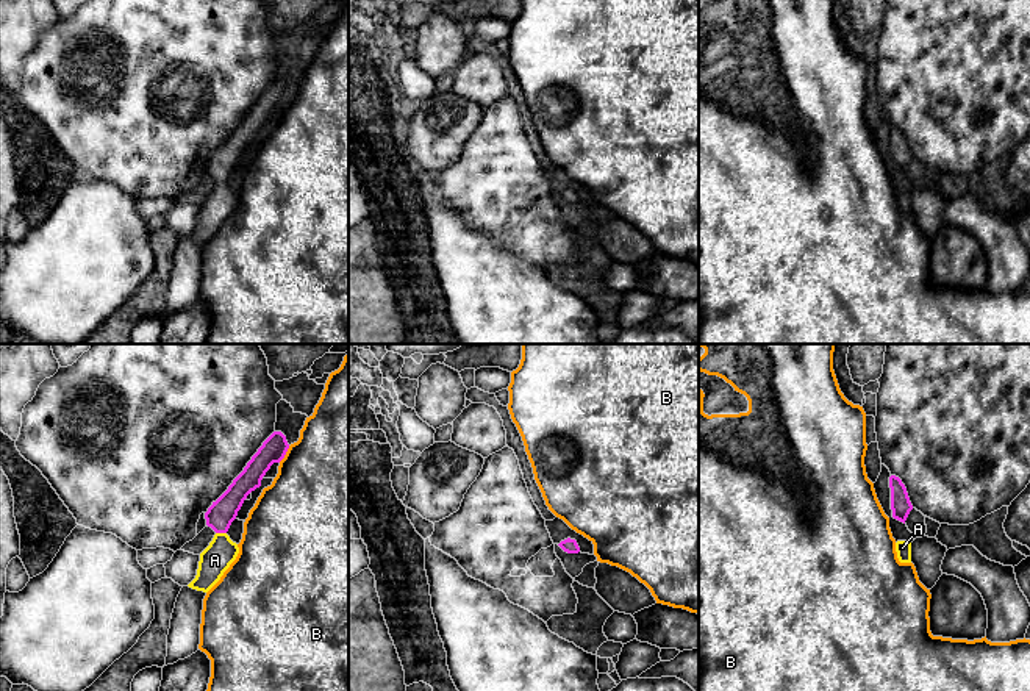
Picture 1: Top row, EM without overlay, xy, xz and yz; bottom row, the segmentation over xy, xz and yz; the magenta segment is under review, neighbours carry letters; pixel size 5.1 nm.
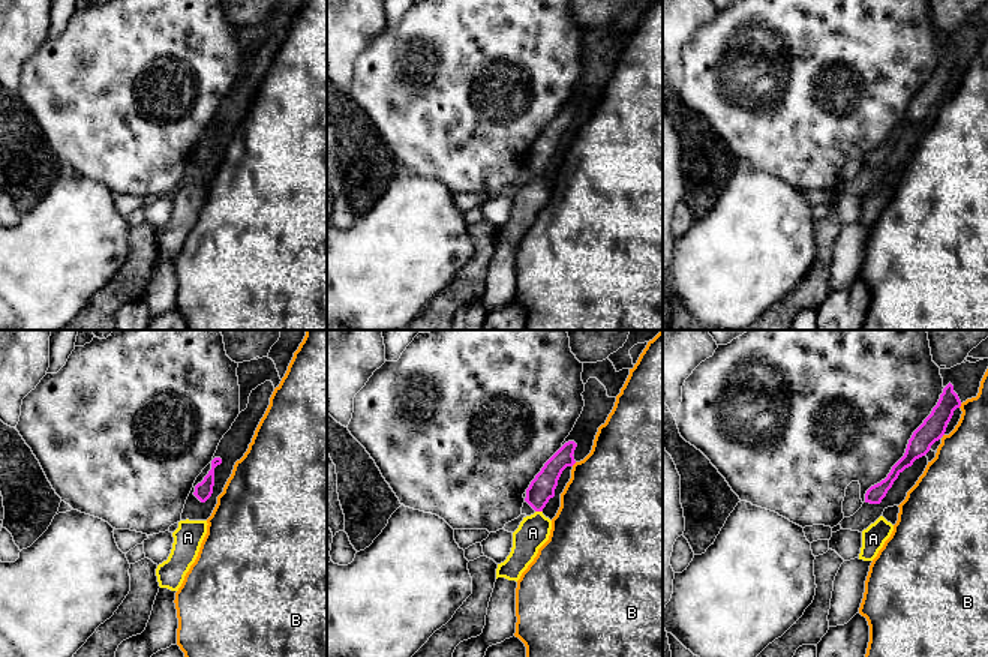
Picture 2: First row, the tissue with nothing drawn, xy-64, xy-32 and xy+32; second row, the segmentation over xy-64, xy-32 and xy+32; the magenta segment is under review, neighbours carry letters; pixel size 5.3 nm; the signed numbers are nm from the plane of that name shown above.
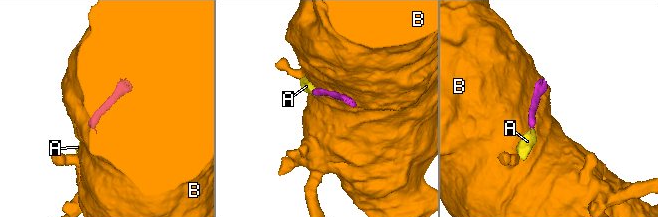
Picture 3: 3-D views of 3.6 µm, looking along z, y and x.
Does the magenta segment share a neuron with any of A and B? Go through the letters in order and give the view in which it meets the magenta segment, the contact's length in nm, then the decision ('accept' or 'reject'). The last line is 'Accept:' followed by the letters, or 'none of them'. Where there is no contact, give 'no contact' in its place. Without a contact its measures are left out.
A: xy | 60 nm | accept
B: xy | 110 nm | reject
Accept: A

